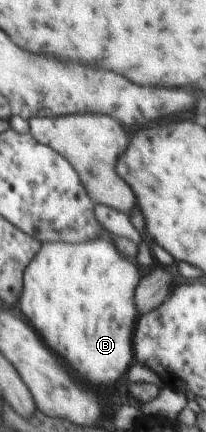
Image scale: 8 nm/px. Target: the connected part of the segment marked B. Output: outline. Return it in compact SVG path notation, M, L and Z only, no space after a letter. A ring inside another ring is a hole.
M110 237L80 245L44 242L41 251L26 268L25 287L18 306L30 319L34 329L38 329L46 345L54 349L58 355L62 355L72 365L72 369L76 369L78 375L86 377L84 381L92 383L94 387L110 387L112 383L122 379L122 375L134 361L132 337L138 319L134 293L136 287L140 285L140 279L142 279L140 269L118 253Z

